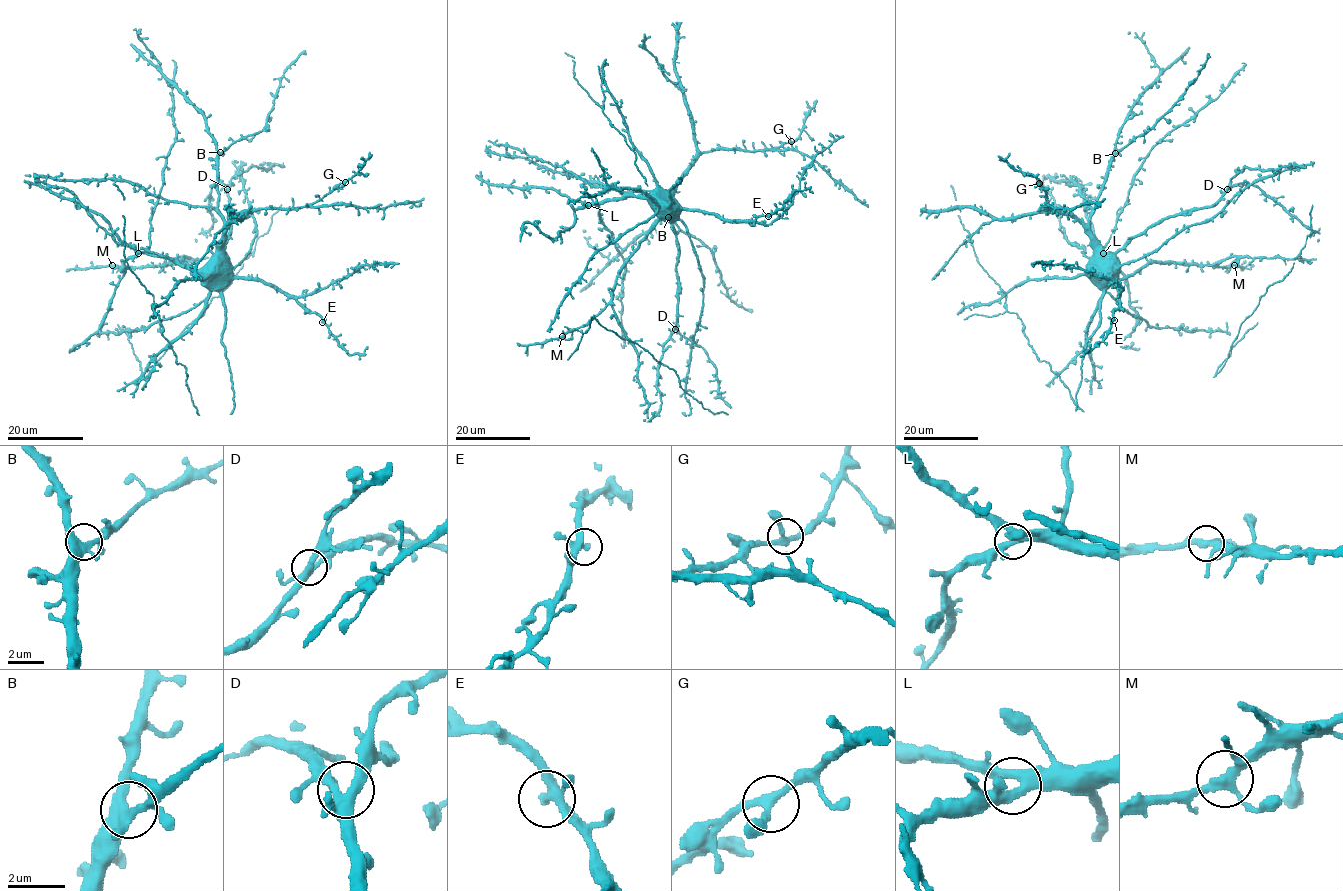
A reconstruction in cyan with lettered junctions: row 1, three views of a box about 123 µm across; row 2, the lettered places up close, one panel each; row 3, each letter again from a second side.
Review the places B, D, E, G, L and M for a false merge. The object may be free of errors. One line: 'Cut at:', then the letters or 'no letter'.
Cut at: no letter

